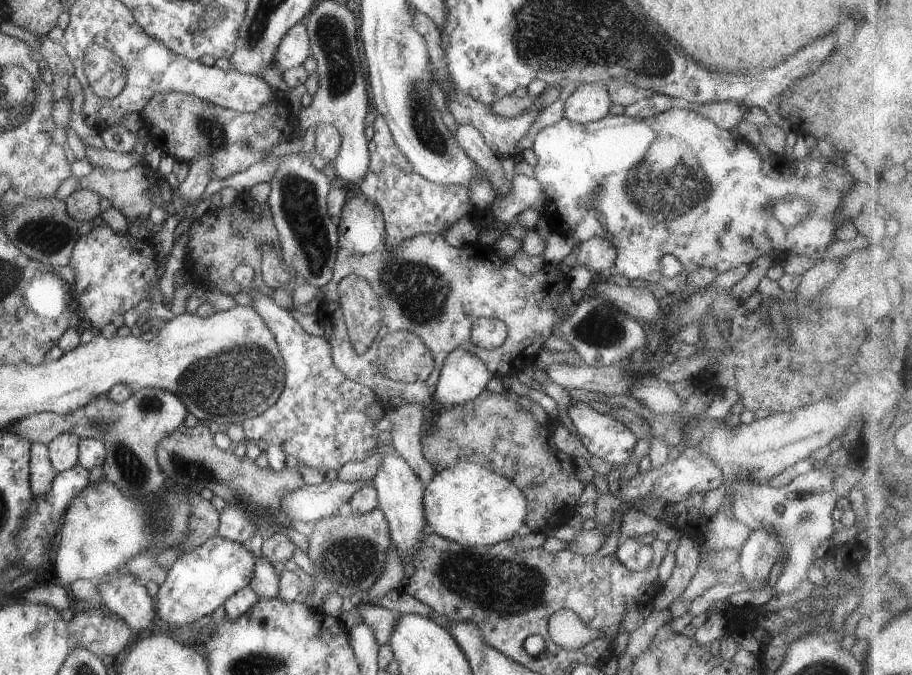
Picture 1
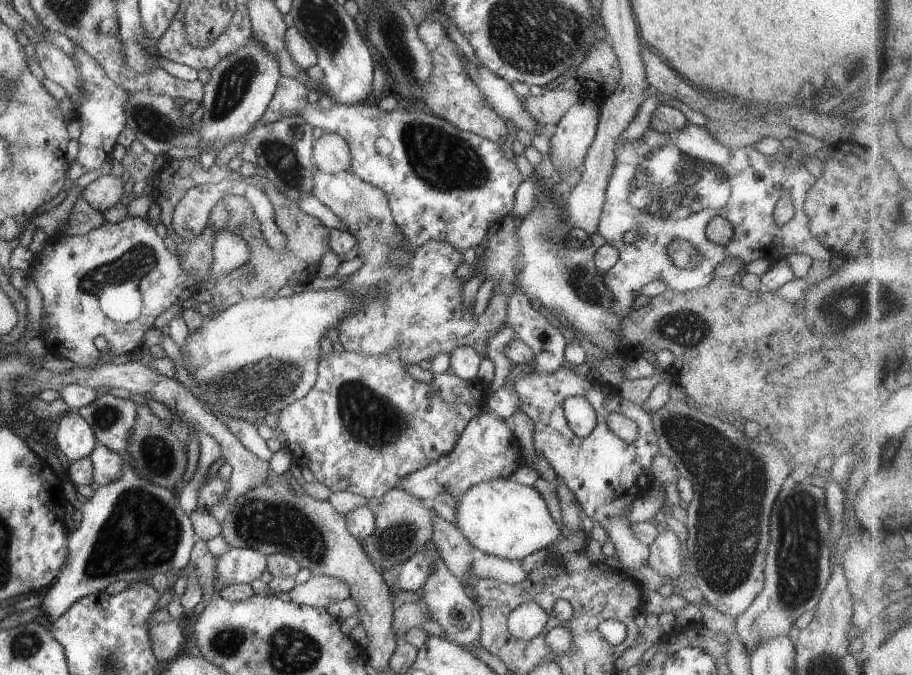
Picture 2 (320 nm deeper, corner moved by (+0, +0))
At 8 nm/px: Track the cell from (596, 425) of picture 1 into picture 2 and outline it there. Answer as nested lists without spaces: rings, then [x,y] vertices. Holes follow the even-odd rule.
[[[570,361],[564,362],[548,374],[530,373],[515,380],[513,389],[521,400],[521,410],[534,422],[533,445],[542,454],[552,470],[562,478],[574,493],[577,503],[592,522],[598,522],[606,530],[616,551],[616,558],[626,572],[647,564],[649,545],[637,539],[627,513],[637,497],[636,492],[648,492],[654,487],[651,472],[654,456],[658,454],[658,438],[651,415],[633,402],[622,398],[619,390],[604,384],[592,384],[586,377],[578,376]],[[570,397],[585,398],[593,407],[597,423],[590,436],[579,437],[572,432],[566,420],[563,402]],[[610,413],[618,413],[636,422],[638,434],[634,442],[618,438],[607,423]]]

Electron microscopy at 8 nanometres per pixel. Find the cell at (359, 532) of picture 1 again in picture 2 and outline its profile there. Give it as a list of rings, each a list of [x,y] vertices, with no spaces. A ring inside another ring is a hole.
[[[390,489],[380,499],[380,505],[375,512],[375,533],[362,541],[362,544],[375,567],[382,574],[386,574],[388,570],[390,572],[398,570],[411,556],[420,552],[425,545],[432,543],[436,512],[430,508],[430,503],[404,489]]]

